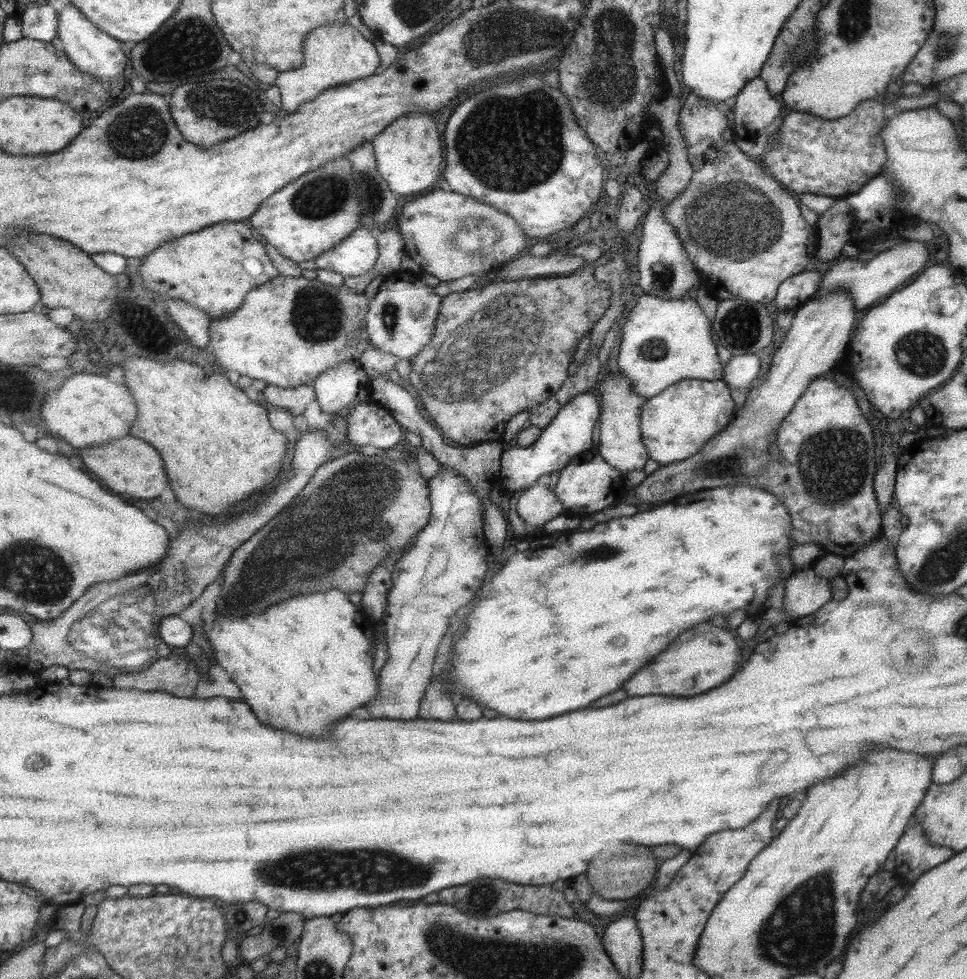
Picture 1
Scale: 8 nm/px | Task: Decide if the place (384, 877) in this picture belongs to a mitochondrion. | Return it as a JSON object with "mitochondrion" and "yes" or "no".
{"mitochondrion":"yes"}

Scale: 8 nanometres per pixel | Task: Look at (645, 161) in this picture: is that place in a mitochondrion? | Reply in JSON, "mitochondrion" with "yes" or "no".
{"mitochondrion":"no"}

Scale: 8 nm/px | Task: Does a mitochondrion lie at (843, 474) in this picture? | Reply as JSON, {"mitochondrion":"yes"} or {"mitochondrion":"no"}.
{"mitochondrion":"yes"}

